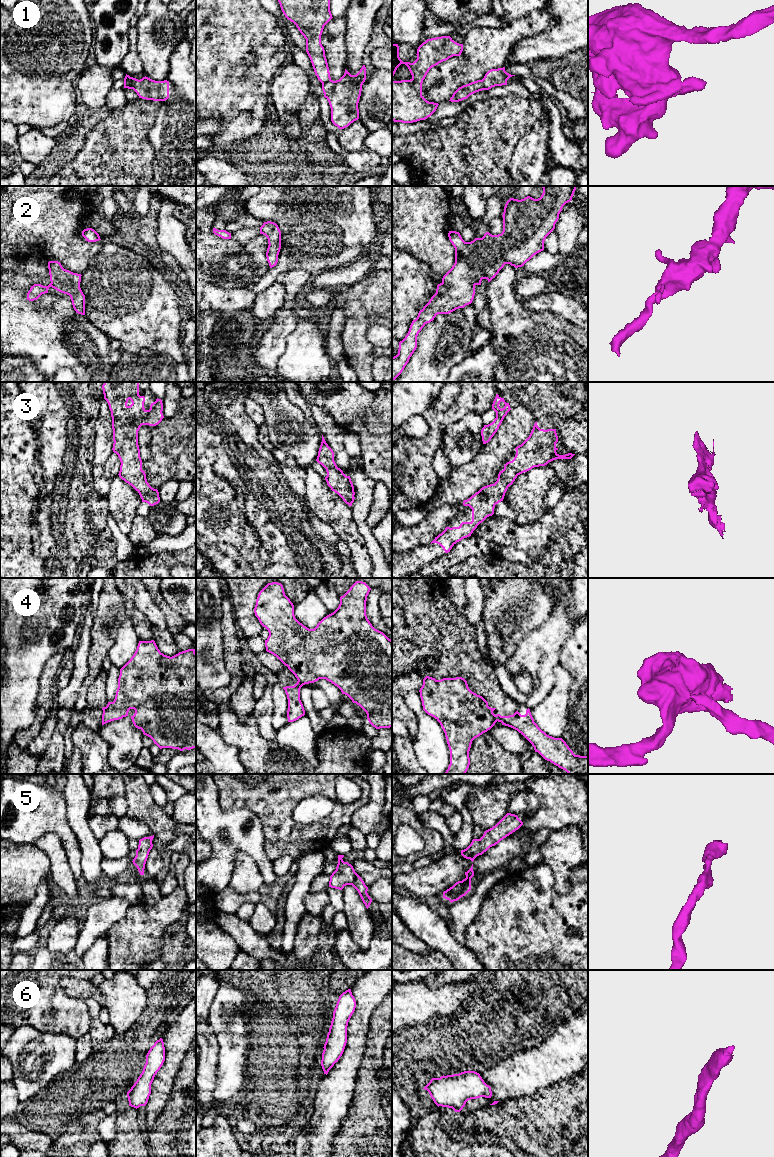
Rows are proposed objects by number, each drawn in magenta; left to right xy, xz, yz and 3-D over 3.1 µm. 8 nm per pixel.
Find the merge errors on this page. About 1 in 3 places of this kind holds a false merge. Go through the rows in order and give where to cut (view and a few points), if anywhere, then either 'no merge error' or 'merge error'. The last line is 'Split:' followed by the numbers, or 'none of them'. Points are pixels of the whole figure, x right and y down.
1: cut xy (130, 77), (133, 88); merge error
2: cut none; no merge error
3: cut none; no merge error
4: cut yz (494, 715), (496, 721); merge error
5: cut none; no merge error
6: cut none; no merge error
Split: 1, 4

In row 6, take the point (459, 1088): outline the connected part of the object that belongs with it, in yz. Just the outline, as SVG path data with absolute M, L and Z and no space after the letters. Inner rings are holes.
M470 1070L432 1078L423 1089L429 1092L438 1107L452 1108L455 1112L460 1112L468 1100L492 1096L491 1087L479 1073Z

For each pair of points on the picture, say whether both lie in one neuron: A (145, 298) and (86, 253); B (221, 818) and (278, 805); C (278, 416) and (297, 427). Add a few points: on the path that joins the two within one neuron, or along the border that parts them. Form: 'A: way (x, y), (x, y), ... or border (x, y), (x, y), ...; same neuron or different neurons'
A: border (103, 240), (102, 247), (93, 256), (81, 274); different neurons
B: border (228, 809), (250, 809), (259, 818), (264, 831); different neurons
C: way (283, 420), (292, 427); same neuron

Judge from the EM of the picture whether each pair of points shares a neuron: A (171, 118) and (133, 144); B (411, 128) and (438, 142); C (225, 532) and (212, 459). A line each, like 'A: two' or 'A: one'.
A: two
B: two
C: one

